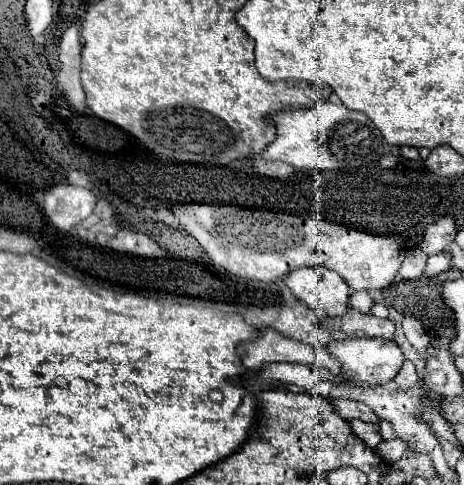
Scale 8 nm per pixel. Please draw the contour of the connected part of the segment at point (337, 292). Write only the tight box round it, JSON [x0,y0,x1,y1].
[283,266,349,318]

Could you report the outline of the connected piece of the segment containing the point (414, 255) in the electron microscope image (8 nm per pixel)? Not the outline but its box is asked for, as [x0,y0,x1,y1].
[399,252,427,278]

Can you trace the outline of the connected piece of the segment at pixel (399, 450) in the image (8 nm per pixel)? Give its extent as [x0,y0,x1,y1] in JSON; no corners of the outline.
[375,438,407,464]

